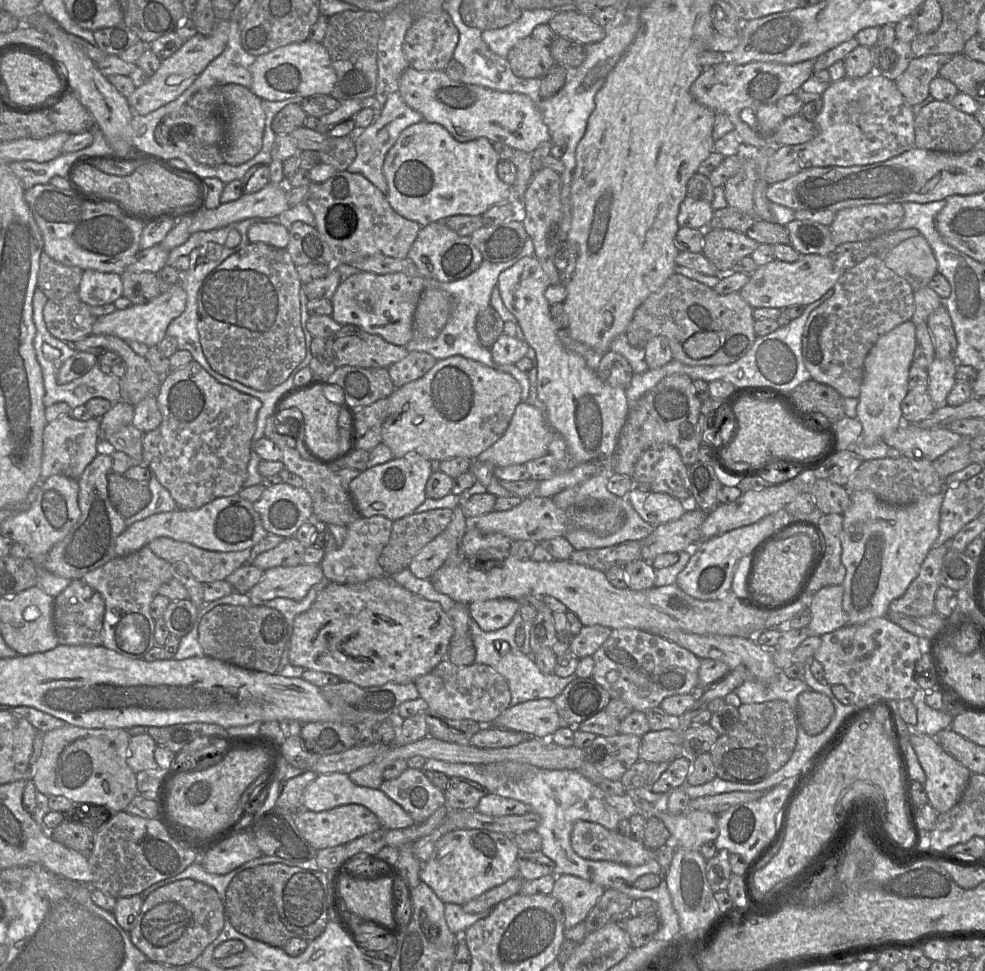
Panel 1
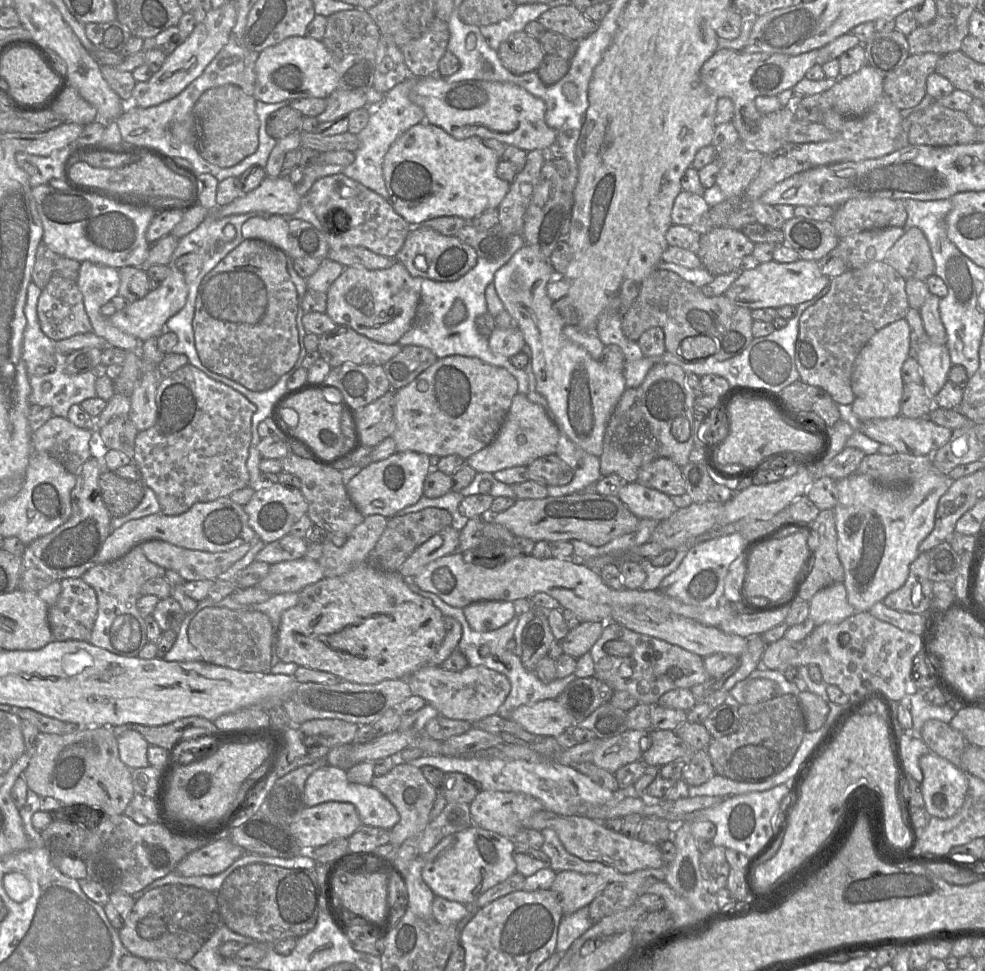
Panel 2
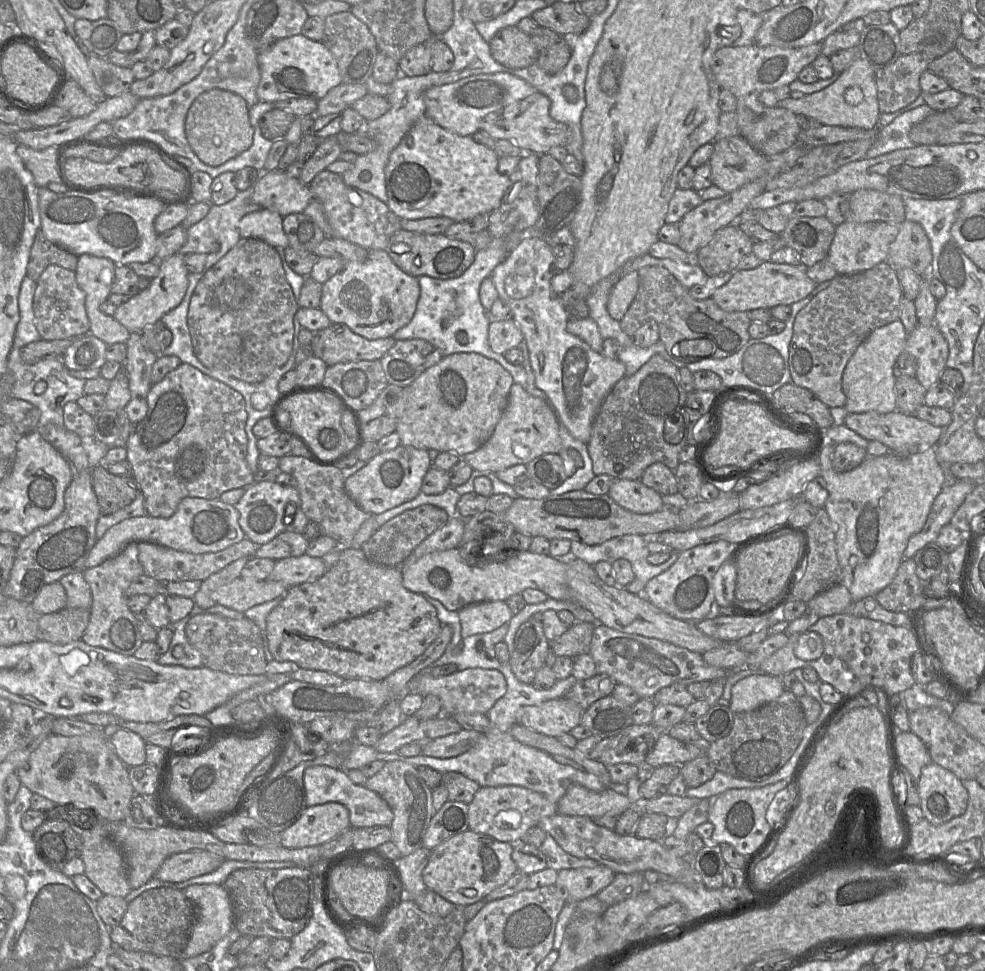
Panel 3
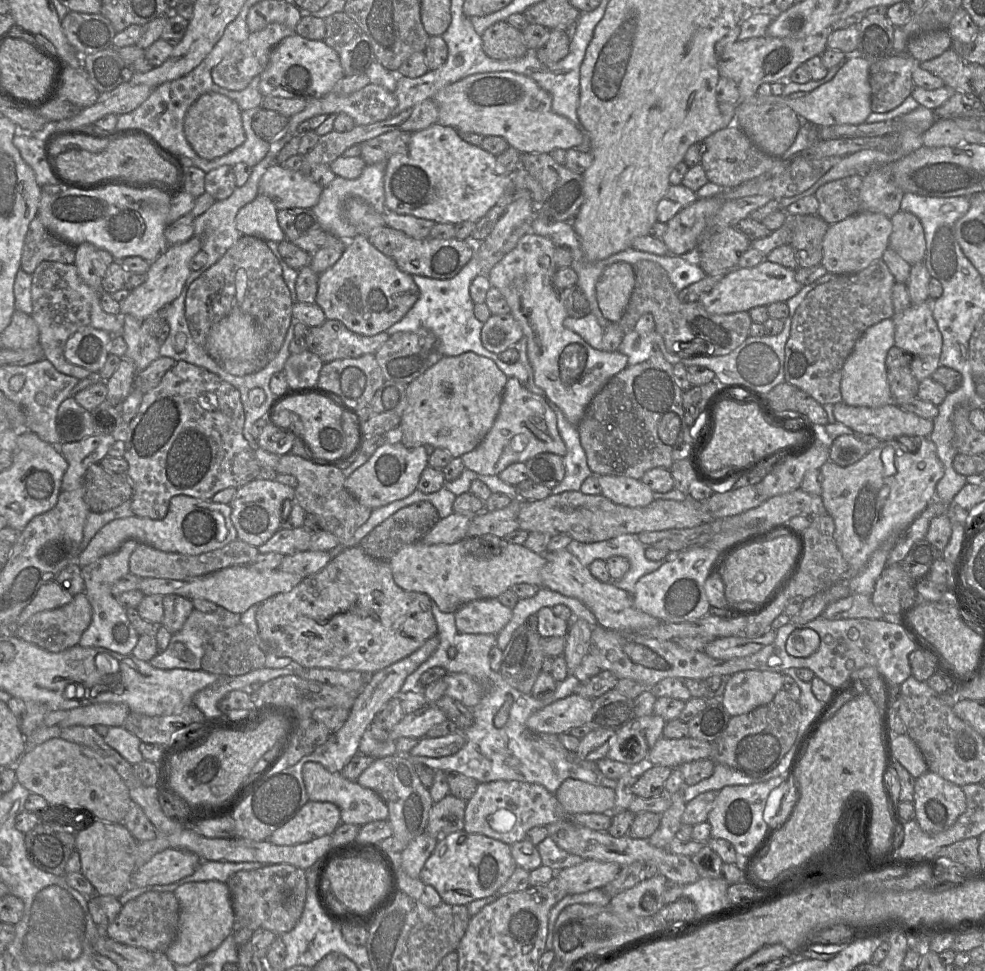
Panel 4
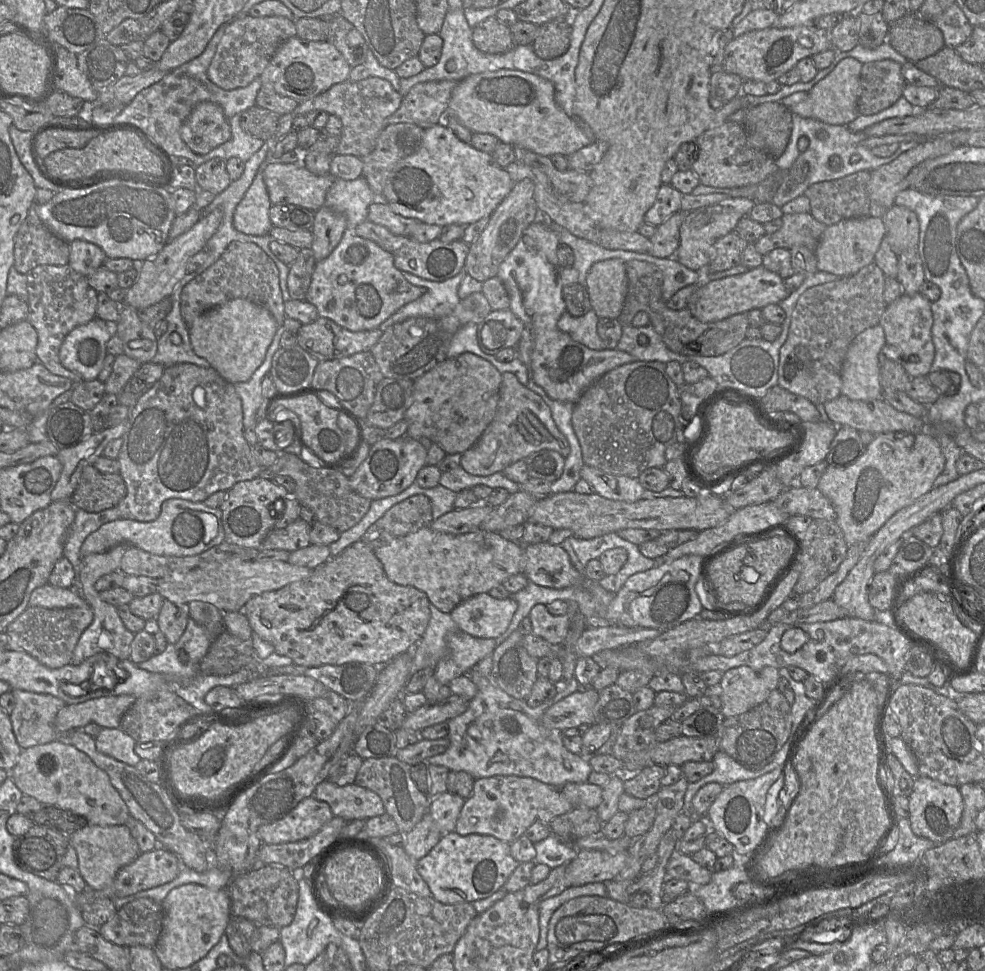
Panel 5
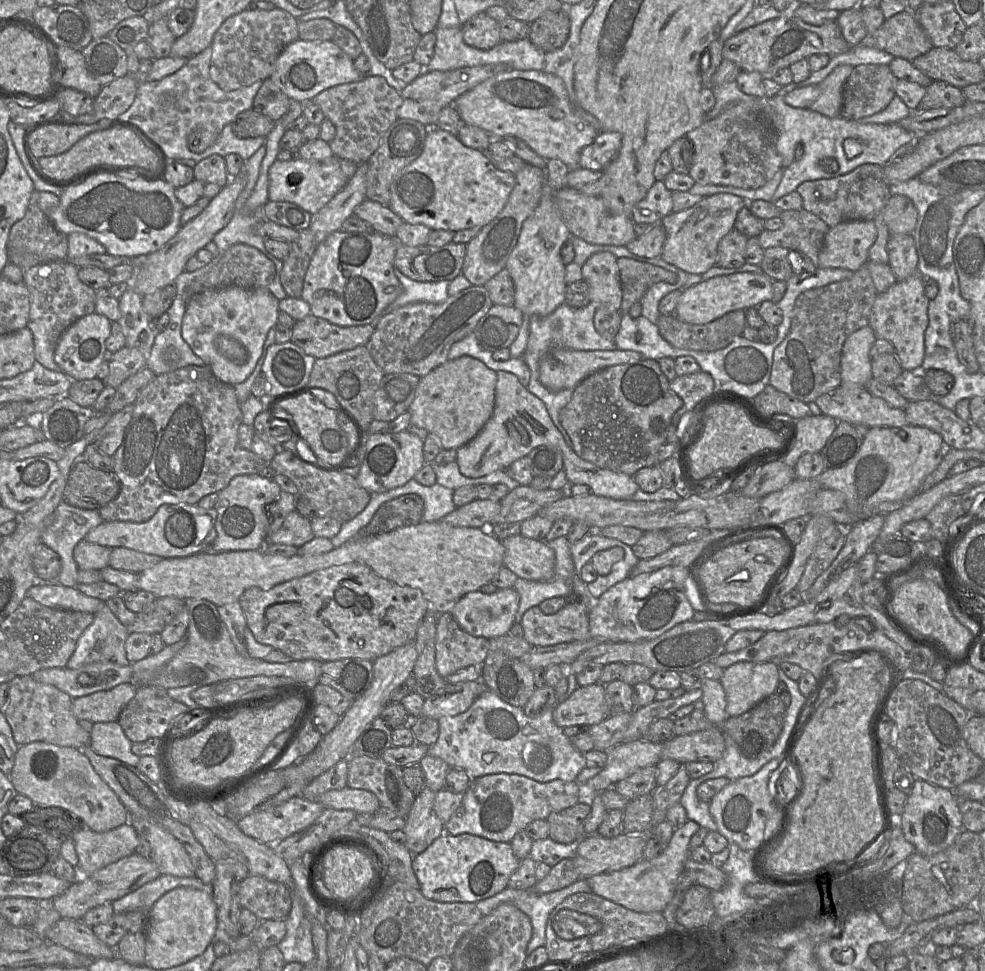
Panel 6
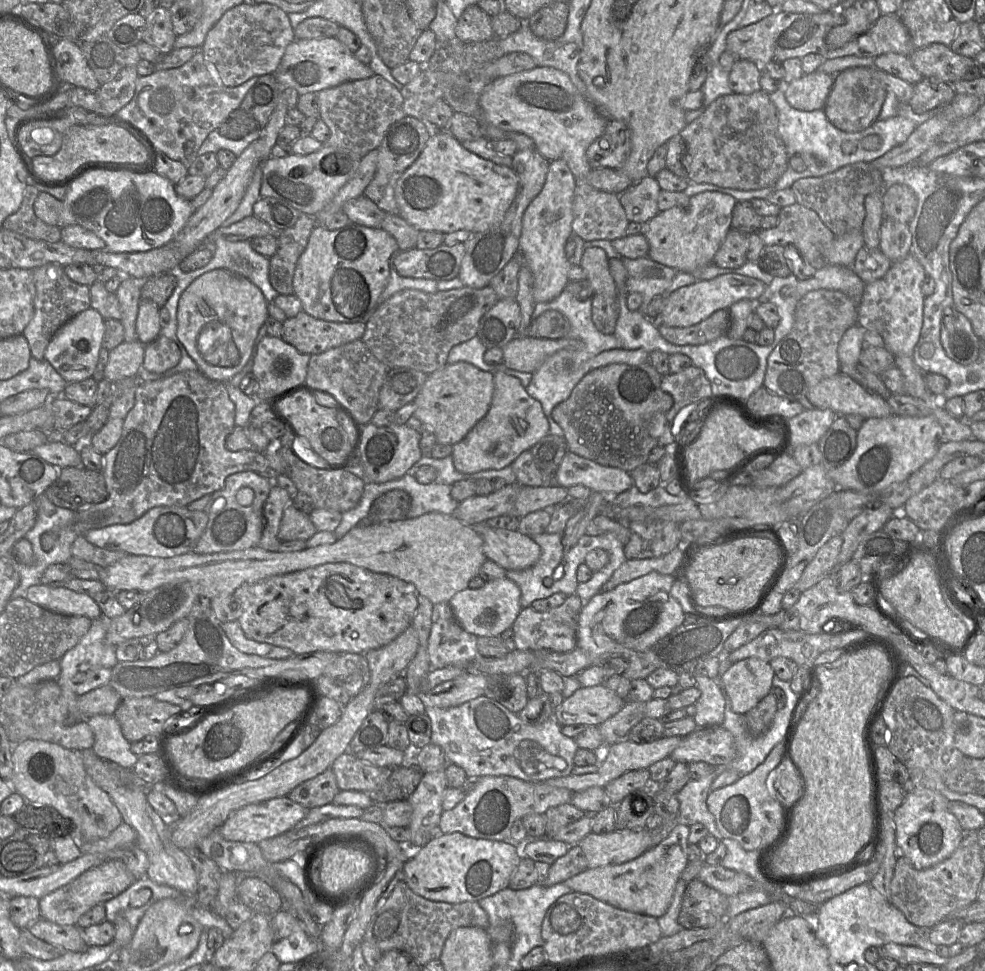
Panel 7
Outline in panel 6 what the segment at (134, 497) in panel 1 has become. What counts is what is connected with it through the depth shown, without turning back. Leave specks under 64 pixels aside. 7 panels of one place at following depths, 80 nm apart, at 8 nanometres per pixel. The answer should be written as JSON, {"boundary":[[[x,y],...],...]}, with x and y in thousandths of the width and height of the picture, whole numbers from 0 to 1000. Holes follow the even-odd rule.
{"boundary":[[[80,475],[70,487],[63,516],[84,525],[99,525],[116,515],[121,506],[122,498],[115,486]]]}

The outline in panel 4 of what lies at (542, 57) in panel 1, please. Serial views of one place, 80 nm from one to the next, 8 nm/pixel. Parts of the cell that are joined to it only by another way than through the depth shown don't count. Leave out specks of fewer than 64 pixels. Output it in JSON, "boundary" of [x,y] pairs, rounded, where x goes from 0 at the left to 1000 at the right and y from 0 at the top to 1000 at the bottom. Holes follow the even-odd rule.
{"boundary":[[[506,22],[495,28],[488,36],[489,50],[503,62],[523,62],[537,53],[528,31]]]}

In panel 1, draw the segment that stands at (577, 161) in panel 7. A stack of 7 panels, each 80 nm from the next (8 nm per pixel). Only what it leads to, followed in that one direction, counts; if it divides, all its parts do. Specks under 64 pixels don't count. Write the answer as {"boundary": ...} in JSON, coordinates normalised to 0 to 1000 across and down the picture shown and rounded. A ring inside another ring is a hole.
{"boundary":[[[414,69],[407,77],[405,81],[404,95],[406,96],[408,102],[411,104],[413,108],[415,108],[418,112],[425,115],[429,124],[437,127],[445,127],[449,129],[454,135],[459,139],[461,143],[466,146],[474,146],[477,144],[481,144],[487,141],[492,141],[496,143],[498,146],[510,146],[516,150],[518,150],[522,154],[529,154],[534,158],[539,159],[542,154],[551,146],[559,145],[559,138],[555,129],[552,127],[550,123],[550,117],[543,109],[542,105],[539,101],[533,97],[524,96],[524,95],[507,95],[491,91],[489,89],[474,87],[471,84],[465,84],[458,82],[454,76],[450,72],[439,72],[439,73],[424,73],[418,69]]]}

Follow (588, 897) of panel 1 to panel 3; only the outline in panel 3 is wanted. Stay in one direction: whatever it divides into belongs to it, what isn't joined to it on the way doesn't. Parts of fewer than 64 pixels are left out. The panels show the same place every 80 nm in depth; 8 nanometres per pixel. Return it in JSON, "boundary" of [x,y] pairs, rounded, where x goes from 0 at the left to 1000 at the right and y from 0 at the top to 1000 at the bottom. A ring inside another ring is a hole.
{"boundary":[[[607,891],[604,894],[573,895],[565,898],[563,911],[574,920],[577,928],[589,928],[619,911],[624,899],[617,893]]]}

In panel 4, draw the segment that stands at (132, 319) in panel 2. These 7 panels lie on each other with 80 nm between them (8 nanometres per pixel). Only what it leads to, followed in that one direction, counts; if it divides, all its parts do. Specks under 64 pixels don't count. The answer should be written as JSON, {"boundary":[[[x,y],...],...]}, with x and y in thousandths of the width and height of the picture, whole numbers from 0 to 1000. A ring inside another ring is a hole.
{"boundary":[[[199,242],[190,249],[173,252],[165,262],[152,271],[147,290],[132,300],[126,310],[121,311],[122,325],[134,324],[144,331],[154,322],[173,314],[184,303],[185,297],[194,281],[193,270],[205,257],[204,254],[205,247]]]}

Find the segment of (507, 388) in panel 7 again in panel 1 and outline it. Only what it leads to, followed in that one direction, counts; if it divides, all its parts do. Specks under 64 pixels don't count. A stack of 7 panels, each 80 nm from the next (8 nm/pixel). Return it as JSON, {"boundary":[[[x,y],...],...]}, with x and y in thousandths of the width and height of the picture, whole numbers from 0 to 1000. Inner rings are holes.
{"boundary":[[[529,413],[524,418],[518,437],[511,449],[486,468],[483,473],[496,476],[503,481],[533,478],[555,468],[558,454],[559,445],[551,433],[549,423],[535,414]]]}

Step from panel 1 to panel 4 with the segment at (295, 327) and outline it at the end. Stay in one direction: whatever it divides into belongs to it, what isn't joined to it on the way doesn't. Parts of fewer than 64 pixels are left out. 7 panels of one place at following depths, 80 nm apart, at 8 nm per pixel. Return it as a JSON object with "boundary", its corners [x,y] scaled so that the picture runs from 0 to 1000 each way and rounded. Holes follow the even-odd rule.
{"boundary":[[[246,243],[220,271],[193,294],[188,308],[188,326],[196,350],[207,358],[214,337],[235,320],[255,324],[272,343],[274,373],[285,359],[295,336],[297,312],[286,276],[270,248]]]}

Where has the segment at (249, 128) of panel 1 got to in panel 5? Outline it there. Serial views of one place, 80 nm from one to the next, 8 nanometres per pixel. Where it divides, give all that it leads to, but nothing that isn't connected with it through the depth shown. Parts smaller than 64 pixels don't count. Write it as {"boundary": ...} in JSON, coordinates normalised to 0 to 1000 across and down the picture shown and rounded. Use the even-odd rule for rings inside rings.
{"boundary":[[[214,105],[197,110],[184,132],[188,148],[199,159],[210,159],[235,143],[232,124],[226,112]]]}

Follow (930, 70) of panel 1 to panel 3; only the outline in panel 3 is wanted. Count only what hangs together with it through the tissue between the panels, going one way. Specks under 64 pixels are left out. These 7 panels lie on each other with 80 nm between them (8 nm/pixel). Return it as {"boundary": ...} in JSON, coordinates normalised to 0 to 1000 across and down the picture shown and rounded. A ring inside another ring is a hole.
{"boundary":[[[934,54],[916,56],[907,66],[889,74],[894,117],[912,114],[934,99],[934,78],[942,71],[944,63]]]}

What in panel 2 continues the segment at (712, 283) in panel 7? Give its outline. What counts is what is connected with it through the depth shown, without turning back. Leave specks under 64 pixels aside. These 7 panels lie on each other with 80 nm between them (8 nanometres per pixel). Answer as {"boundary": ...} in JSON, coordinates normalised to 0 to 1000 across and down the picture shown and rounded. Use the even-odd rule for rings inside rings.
{"boundary":[[[810,267],[808,270],[791,271],[782,269],[772,271],[764,277],[751,279],[749,286],[737,299],[735,304],[746,314],[761,319],[810,315],[826,307],[843,288],[836,283],[826,268]]]}

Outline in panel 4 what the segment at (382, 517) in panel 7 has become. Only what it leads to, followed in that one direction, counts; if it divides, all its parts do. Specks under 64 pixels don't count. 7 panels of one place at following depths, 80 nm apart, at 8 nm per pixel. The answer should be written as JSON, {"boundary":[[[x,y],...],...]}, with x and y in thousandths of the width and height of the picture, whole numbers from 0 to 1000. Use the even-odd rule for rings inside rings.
{"boundary":[[[437,516],[411,521],[369,553],[364,562],[377,574],[395,578],[407,564],[427,557],[448,533]]]}

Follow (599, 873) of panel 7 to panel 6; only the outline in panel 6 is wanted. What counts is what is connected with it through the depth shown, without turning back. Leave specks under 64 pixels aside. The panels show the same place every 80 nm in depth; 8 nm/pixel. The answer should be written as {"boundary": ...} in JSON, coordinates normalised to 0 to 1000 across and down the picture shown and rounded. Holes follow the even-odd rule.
{"boundary":[[[698,844],[684,856],[678,871],[666,884],[652,885],[643,892],[598,903],[595,906],[600,919],[648,940],[672,940],[685,922],[687,905],[694,897],[694,890],[699,884],[702,862],[710,853],[707,847]]]}

